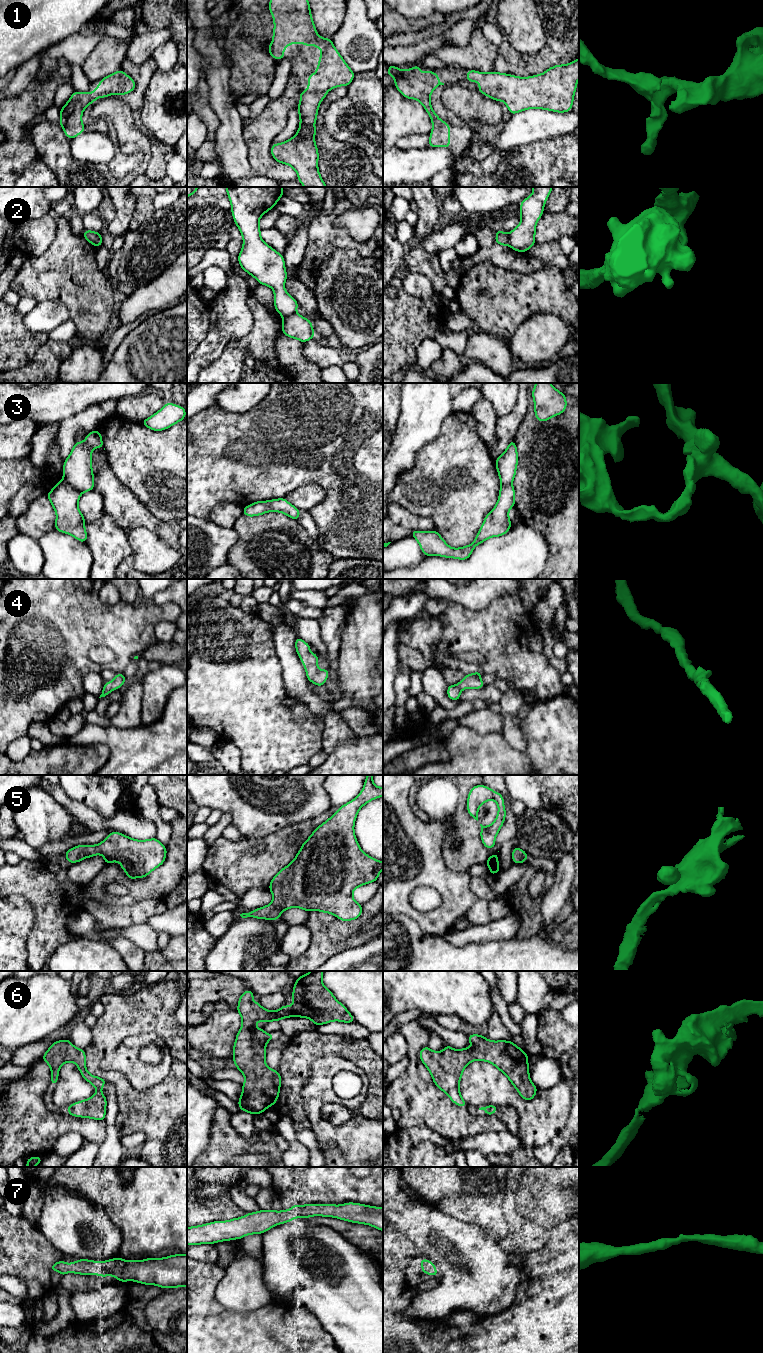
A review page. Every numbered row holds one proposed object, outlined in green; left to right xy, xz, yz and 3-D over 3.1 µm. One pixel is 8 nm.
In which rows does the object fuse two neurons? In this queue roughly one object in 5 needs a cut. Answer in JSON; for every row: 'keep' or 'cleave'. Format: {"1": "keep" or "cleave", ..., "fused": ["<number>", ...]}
{"1": "keep", "2": "cleave", "3": "cleave", "4": "keep", "5": "keep", "6": "keep", "7": "keep", "fused": ["2", "3"]}

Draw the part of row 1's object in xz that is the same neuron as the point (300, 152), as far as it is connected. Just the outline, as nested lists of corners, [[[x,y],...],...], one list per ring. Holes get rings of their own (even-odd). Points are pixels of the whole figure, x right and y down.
[[[270,0],[269,11],[273,17],[274,30],[268,51],[274,59],[282,60],[284,49],[289,44],[314,45],[321,49],[316,72],[308,75],[308,89],[300,92],[300,102],[297,106],[300,125],[297,134],[285,142],[271,145],[271,155],[275,161],[292,167],[298,175],[298,181],[304,187],[327,187],[318,169],[319,153],[314,139],[317,129],[314,125],[321,101],[328,91],[339,86],[347,87],[353,81],[355,74],[337,51],[331,38],[322,38],[318,35],[308,0]]]

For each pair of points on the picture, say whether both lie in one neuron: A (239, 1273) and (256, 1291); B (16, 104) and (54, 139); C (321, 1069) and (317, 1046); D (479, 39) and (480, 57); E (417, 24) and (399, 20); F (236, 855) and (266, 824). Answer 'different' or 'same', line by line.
A: same
B: different
C: different
D: same
E: same
F: different

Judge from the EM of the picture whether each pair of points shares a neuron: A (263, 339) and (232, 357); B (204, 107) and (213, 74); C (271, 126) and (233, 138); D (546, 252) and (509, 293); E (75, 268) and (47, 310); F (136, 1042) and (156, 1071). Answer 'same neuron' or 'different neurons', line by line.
A: same neuron
B: different neurons
C: different neurons
D: same neuron
E: different neurons
F: same neuron

